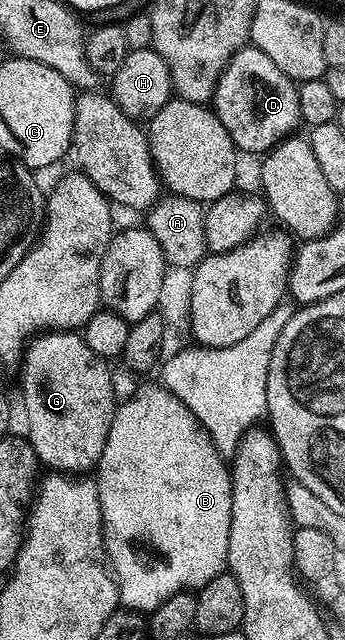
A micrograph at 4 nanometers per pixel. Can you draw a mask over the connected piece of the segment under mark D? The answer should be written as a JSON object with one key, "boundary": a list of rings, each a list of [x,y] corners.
{"boundary":[[[252,44],[243,46],[231,58],[230,65],[218,81],[218,89],[214,91],[212,109],[224,124],[224,128],[228,128],[228,136],[232,136],[239,151],[246,153],[247,150],[250,154],[258,154],[257,156],[265,155],[279,142],[291,137],[297,131],[294,129],[302,122],[297,85],[288,76],[284,76],[284,72],[280,72],[280,68],[276,68],[276,64],[272,64],[272,60],[264,56],[264,52],[260,52]]]}

